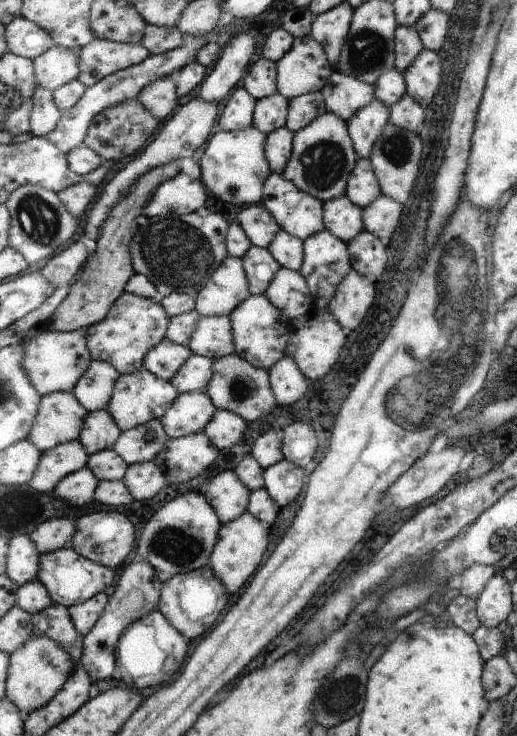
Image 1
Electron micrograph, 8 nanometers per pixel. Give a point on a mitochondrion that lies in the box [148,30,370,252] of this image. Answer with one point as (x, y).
(324, 164)

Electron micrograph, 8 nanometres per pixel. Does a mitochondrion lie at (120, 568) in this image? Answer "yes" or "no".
no

